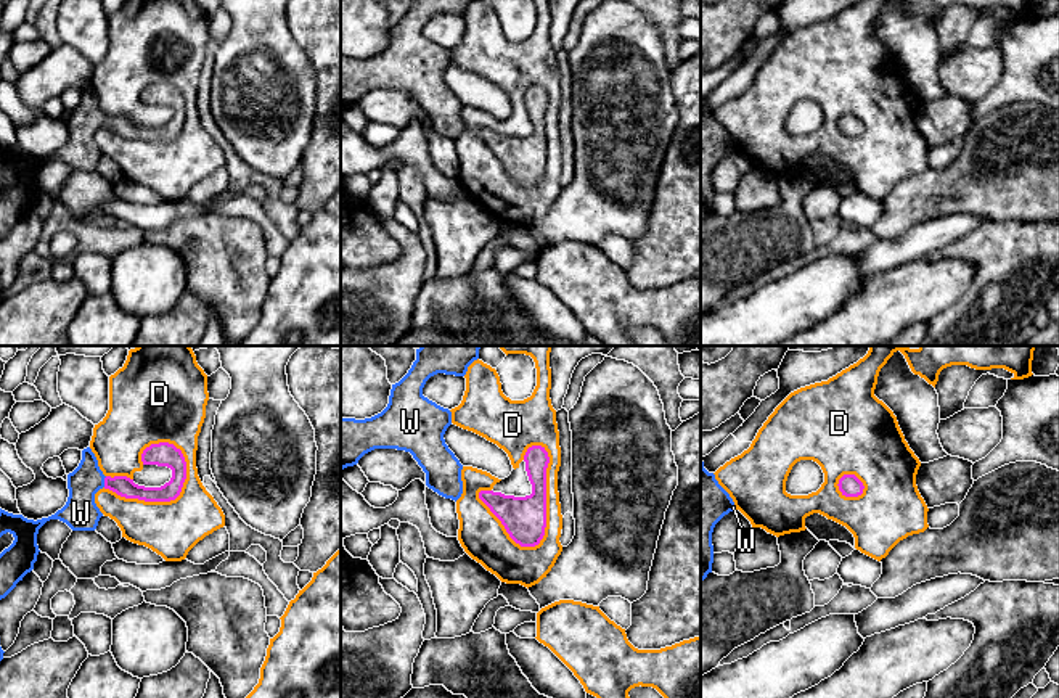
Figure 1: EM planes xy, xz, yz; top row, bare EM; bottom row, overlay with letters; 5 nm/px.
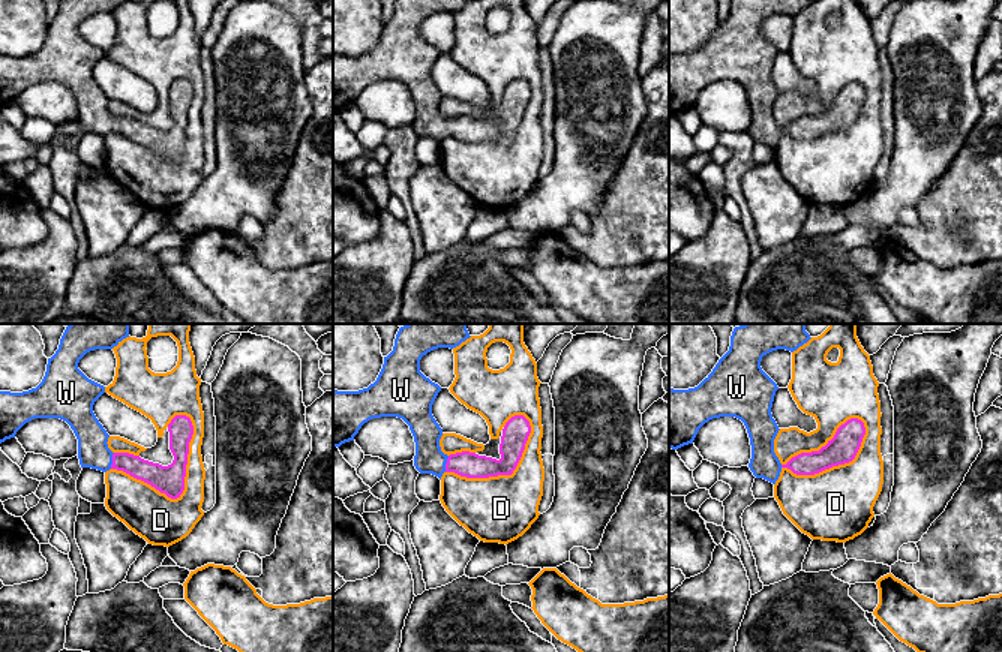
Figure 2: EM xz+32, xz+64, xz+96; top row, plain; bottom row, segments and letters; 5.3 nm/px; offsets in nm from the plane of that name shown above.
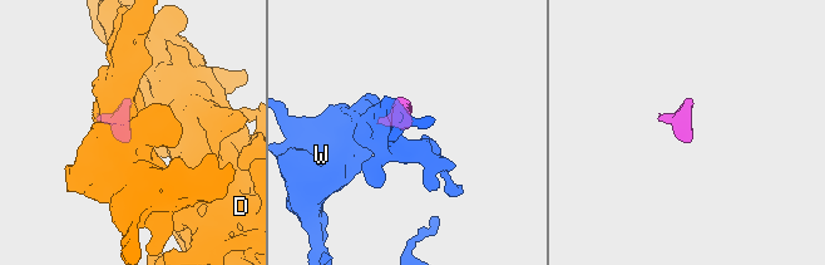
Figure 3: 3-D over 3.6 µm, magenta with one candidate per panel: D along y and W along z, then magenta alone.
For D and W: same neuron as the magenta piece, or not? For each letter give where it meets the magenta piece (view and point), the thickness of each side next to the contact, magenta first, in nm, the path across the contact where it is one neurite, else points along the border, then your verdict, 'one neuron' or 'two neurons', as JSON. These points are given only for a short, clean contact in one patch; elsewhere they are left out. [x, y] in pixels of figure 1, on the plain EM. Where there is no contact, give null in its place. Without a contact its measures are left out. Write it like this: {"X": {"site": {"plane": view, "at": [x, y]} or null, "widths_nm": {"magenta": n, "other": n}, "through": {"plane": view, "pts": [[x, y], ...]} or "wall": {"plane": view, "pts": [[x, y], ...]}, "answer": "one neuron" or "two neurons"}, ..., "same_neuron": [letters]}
{"D": {"site": {"plane": "xz", "at": [545, 142]}, "widths_nm": {"magenta": 220, "other": 120}, "answer": "two neurons"}, "W": {"site": {"plane": "xy", "at": [105, 121]}, "widths_nm": {"magenta": 100, "other": 180}, "through": {"plane": "xy", "pts": [[122, 126], [105, 121], [81, 139], [81, 153]]}, "answer": "one neuron"}, "same_neuron": ["W"]}

